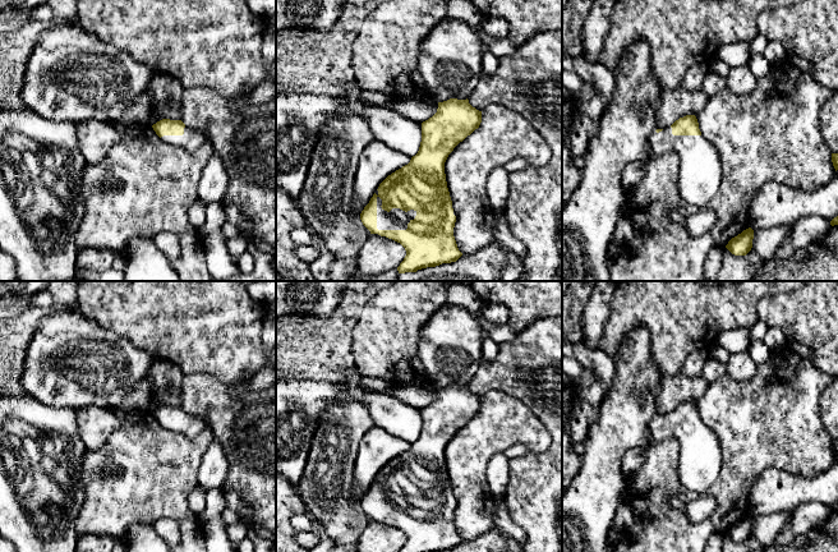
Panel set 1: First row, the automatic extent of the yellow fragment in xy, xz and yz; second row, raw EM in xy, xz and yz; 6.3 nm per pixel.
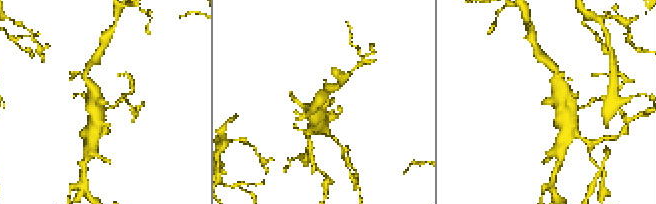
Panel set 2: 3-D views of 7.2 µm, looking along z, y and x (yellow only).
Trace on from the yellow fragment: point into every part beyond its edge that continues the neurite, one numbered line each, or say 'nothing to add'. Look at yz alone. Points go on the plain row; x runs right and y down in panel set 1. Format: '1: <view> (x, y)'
1: yz (699, 449)

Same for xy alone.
1: xy (192, 426)

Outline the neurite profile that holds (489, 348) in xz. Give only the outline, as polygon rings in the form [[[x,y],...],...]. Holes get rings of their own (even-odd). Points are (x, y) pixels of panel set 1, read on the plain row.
[[[485,335],[482,344],[482,354],[484,360],[492,360],[497,356],[499,345]]]

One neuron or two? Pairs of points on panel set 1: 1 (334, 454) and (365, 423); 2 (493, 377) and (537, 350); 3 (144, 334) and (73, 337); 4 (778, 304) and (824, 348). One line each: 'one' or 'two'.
1: one
2: one
3: two
4: one

